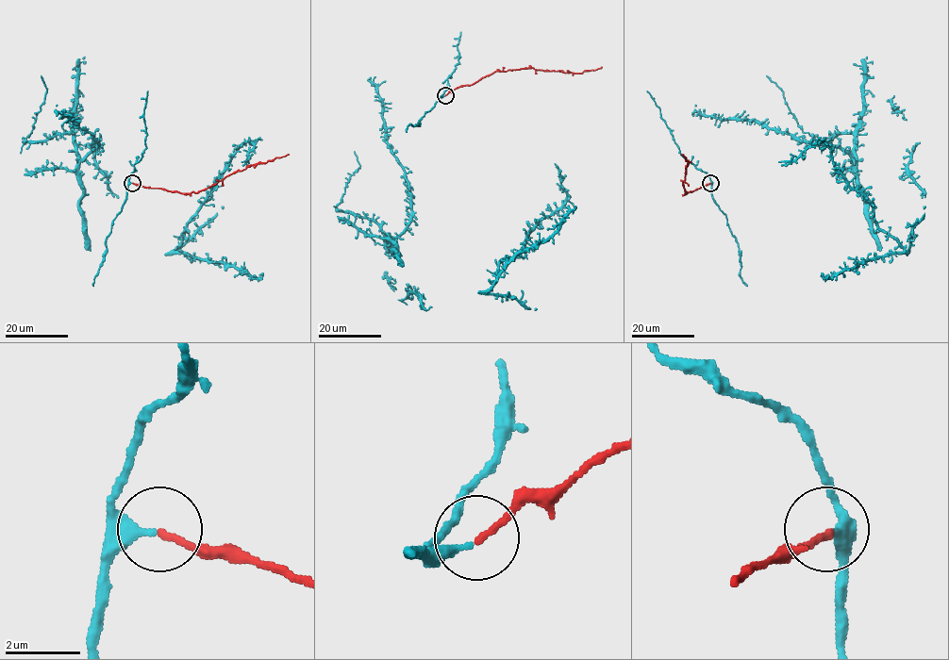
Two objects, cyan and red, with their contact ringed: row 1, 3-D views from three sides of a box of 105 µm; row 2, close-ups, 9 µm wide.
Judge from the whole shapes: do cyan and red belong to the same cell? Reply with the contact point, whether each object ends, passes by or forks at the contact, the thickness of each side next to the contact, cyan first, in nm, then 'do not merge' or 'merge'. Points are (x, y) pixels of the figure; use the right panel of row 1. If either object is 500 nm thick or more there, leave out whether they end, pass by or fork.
(710, 183) | cyan ends | red ends | 320/170 nm | merge

